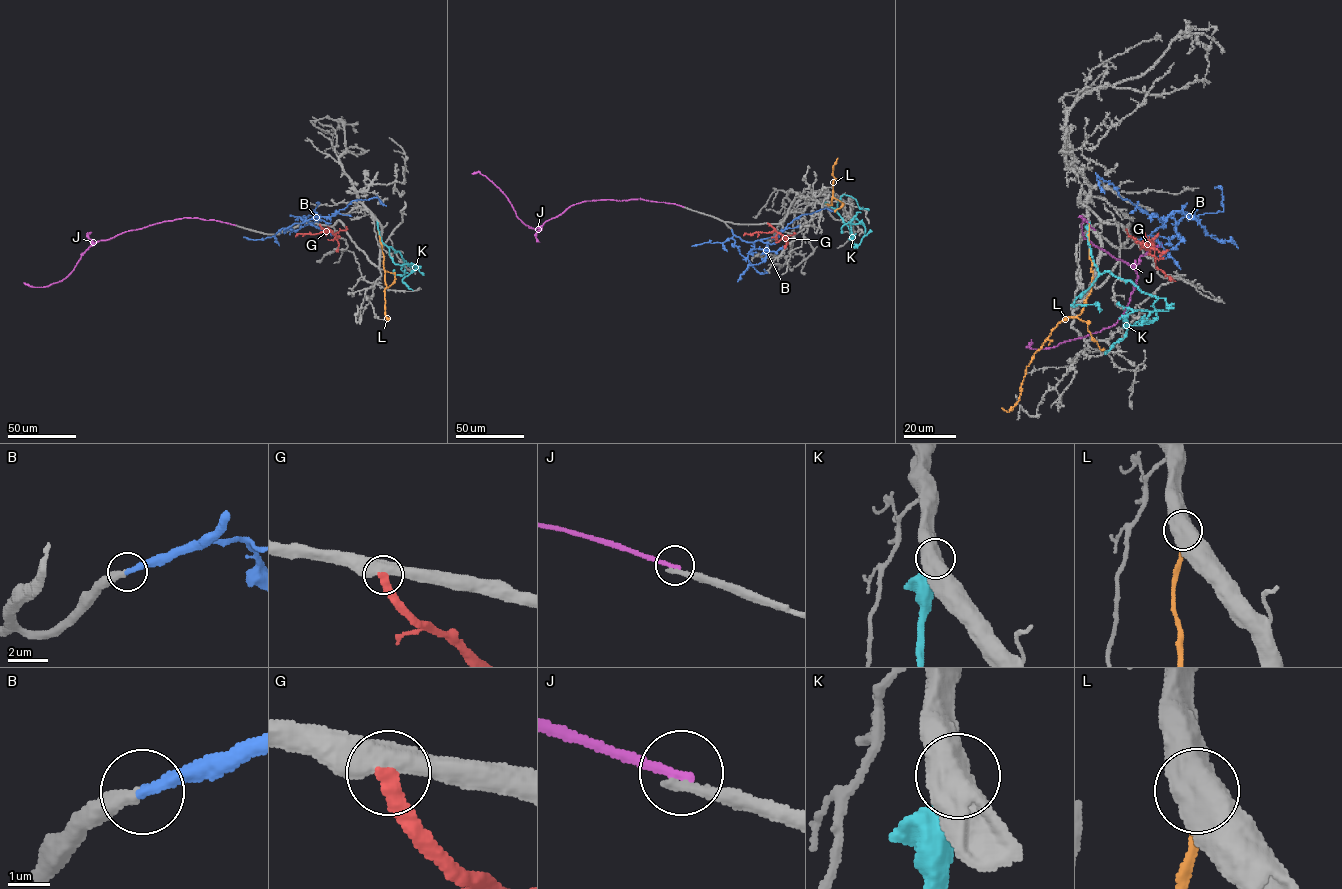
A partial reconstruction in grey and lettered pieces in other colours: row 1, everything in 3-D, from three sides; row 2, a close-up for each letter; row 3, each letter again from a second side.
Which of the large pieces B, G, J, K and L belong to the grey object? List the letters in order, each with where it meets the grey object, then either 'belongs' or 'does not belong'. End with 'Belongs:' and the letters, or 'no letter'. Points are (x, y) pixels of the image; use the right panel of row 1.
B: (1139, 240) | belongs
G: (1126, 229) | does not belong
J: (1094, 230) | does not belong
K: (1089, 223) | does not belong
L: (1089, 224) | does not belong
Belongs: B

